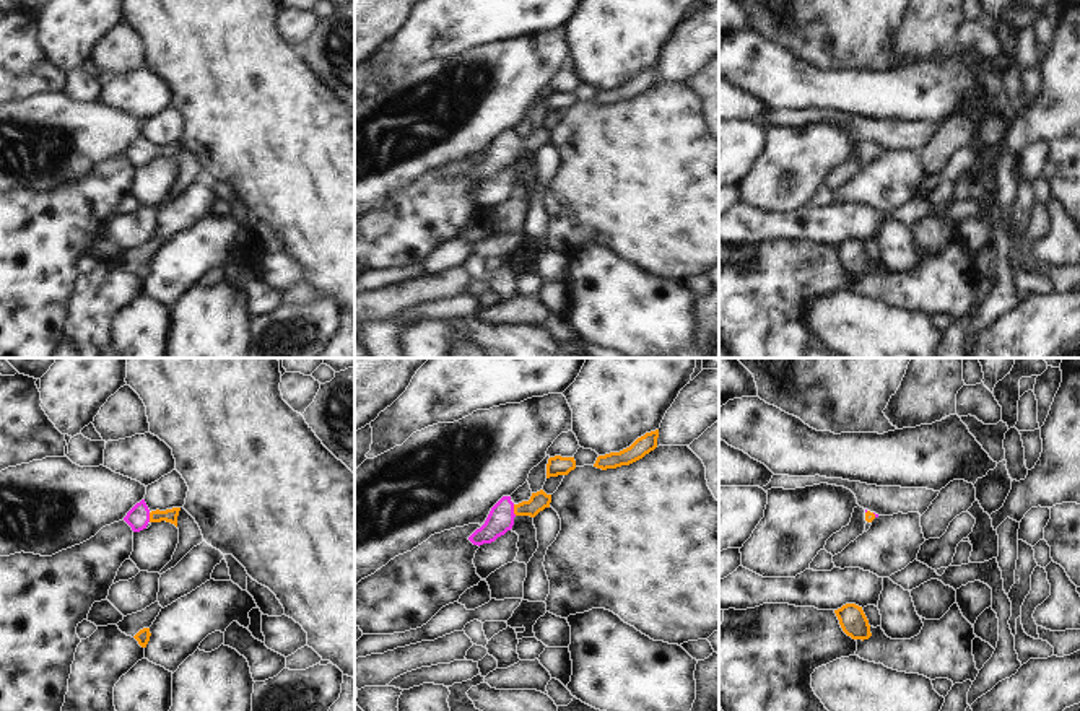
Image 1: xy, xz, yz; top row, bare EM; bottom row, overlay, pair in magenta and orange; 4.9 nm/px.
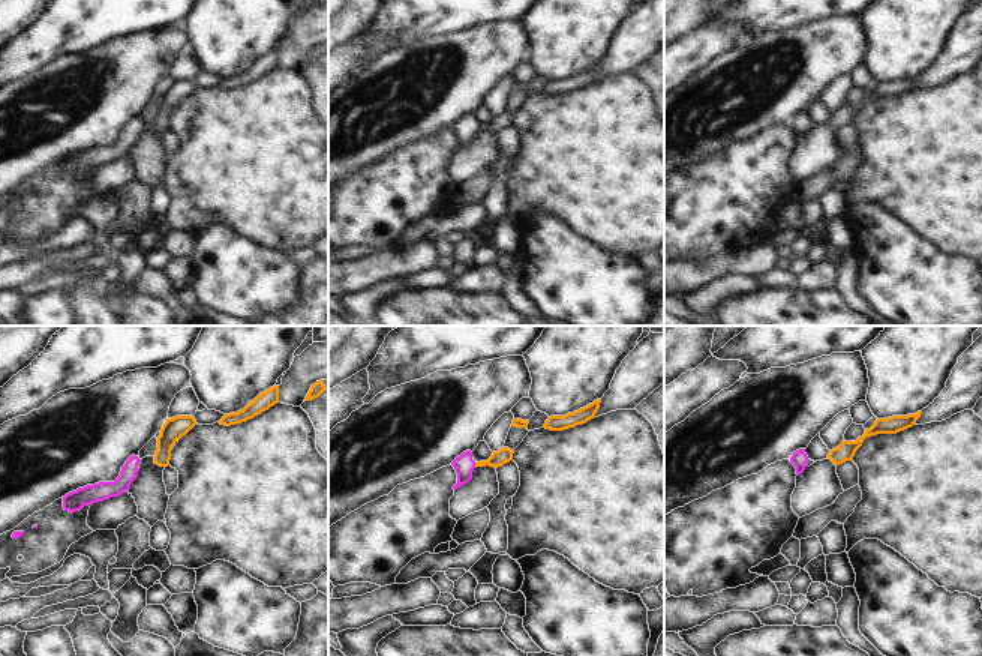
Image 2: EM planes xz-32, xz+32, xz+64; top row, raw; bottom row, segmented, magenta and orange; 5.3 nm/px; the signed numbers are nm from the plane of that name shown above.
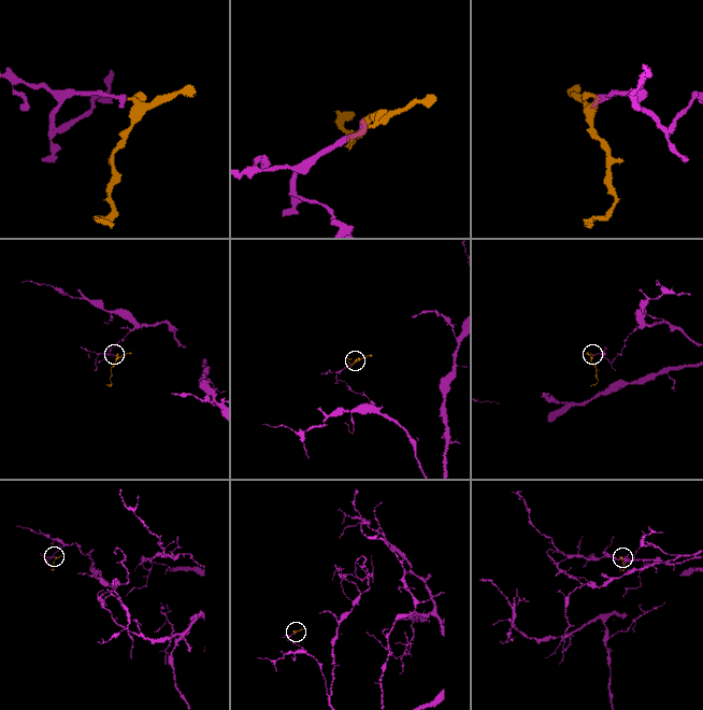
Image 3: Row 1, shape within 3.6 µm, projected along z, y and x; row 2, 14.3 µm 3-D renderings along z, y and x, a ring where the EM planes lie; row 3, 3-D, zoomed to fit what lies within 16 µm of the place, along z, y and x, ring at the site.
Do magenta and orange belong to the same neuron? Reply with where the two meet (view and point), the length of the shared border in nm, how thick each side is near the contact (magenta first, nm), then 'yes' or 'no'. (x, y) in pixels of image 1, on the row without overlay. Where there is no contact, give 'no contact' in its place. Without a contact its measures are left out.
contact xz (513, 145); length 60 nm; calibres 130 and 90 nm; yes

